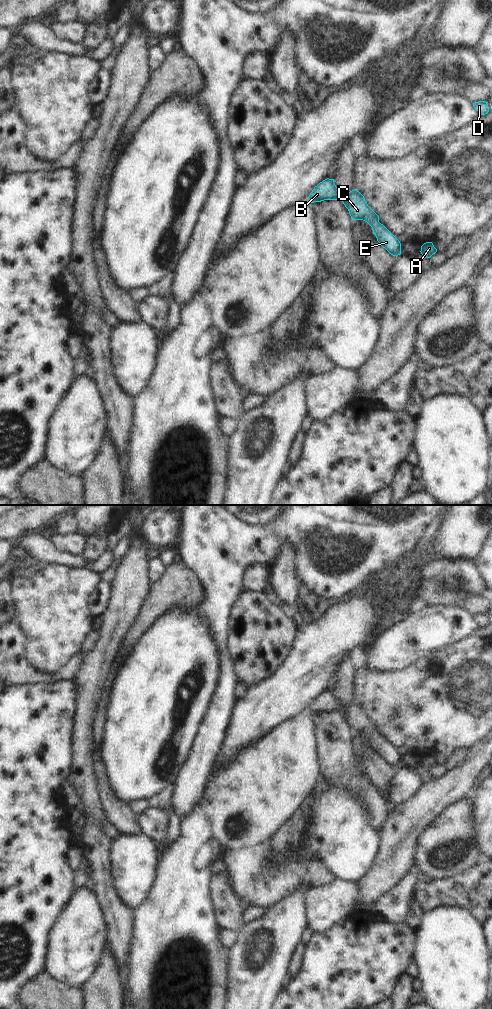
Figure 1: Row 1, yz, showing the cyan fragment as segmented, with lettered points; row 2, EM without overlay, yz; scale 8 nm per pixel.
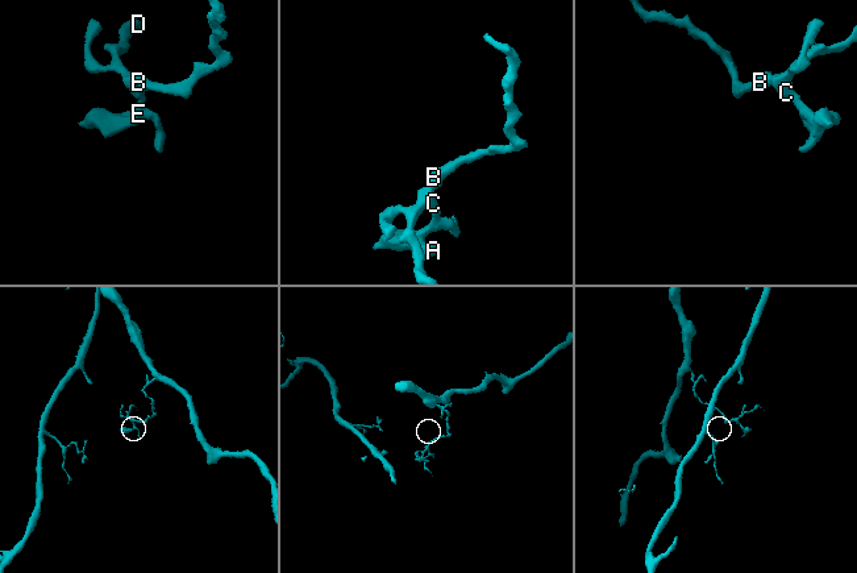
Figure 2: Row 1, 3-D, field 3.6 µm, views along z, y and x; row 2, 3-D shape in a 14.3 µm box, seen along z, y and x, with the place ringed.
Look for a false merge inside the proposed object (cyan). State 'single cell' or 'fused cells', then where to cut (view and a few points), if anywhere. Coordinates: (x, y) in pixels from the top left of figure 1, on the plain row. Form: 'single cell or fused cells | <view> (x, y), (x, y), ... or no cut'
single cell | no cut

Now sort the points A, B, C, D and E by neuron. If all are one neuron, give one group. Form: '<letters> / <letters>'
A B C D E

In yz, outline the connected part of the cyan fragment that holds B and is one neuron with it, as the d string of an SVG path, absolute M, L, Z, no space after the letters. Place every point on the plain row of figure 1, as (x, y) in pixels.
M325 691L314 699L308 711L311 715L324 712L340 712L348 721L352 732L363 732L373 742L379 756L391 767L401 766L400 753L379 734L379 728L368 718L364 708L356 701L346 705L338 701L334 691Z

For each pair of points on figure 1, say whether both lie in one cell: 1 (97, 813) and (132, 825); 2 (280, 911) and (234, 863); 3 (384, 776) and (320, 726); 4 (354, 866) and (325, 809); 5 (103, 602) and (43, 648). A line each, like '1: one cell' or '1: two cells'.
1: two cells
2: two cells
3: two cells
4: one cell
5: two cells

